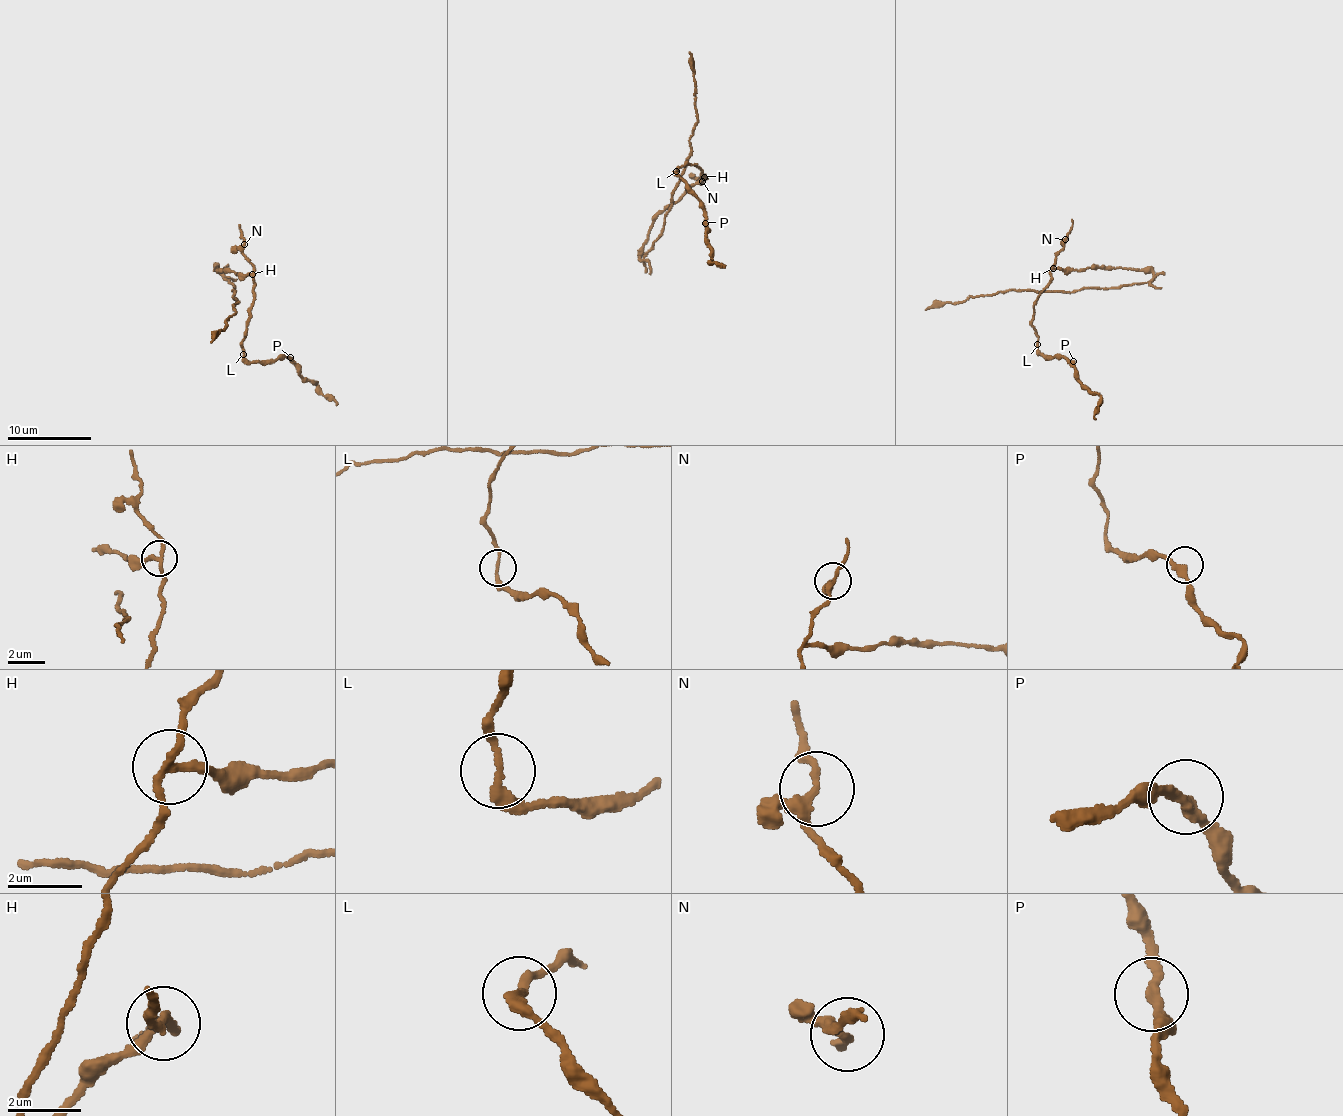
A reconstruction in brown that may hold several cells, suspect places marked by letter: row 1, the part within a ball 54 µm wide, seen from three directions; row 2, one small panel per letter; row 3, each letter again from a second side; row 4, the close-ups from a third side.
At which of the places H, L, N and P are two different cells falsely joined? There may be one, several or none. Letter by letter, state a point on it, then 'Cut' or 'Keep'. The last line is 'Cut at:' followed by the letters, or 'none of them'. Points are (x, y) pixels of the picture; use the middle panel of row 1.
H: Place: (704, 177). Cut
L: Place: (676, 171). Keep
N: Place: (702, 181). Keep
P: Place: (705, 223). Keep
Cut at: H

